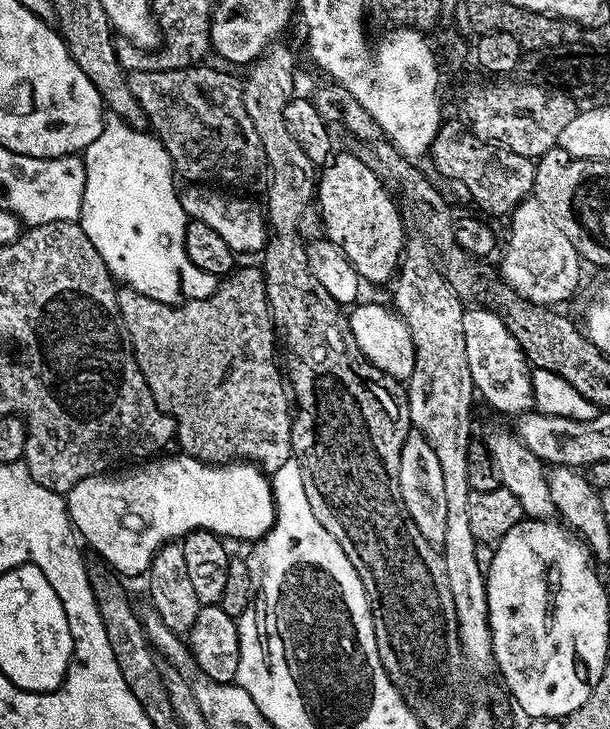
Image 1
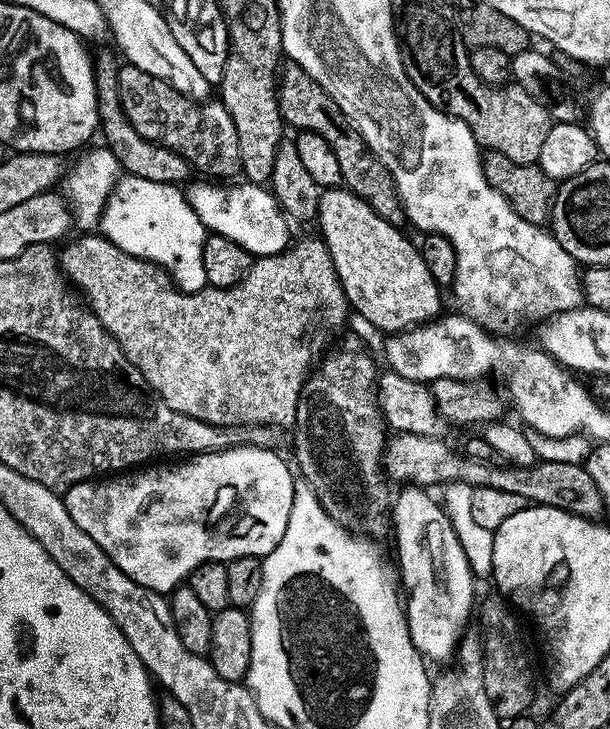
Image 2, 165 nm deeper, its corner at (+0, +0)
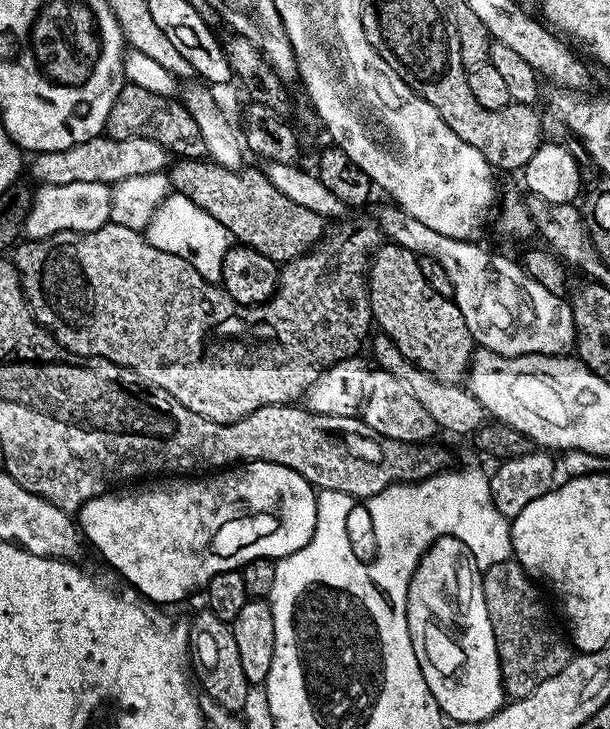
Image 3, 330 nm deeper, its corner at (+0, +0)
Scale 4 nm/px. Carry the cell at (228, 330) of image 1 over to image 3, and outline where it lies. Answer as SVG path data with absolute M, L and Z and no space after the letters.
M356 214L353 220L345 219L337 223L337 228L329 227L325 231L324 239L304 256L294 258L289 264L280 268L280 280L276 283L276 295L272 296L264 304L239 304L230 298L230 294L224 291L219 283L202 278L186 258L178 258L178 254L170 254L150 246L150 242L144 239L143 231L126 226L118 226L114 223L102 225L93 232L59 232L49 240L29 240L17 243L14 248L14 263L16 273L20 276L20 284L24 288L24 297L28 299L28 308L34 319L43 326L55 340L68 352L79 356L100 356L103 360L109 360L115 364L121 364L123 368L138 370L139 375L153 389L159 390L164 396L173 396L186 410L194 410L194 414L202 414L202 418L210 418L214 422L229 424L235 420L241 420L246 414L258 410L262 406L271 404L291 404L299 401L308 388L330 366L334 366L343 360L353 359L360 348L360 339L369 335L368 327L373 327L372 307L368 301L368 281L366 269L370 263L370 253L379 248L382 243L380 228L375 219L368 220L364 214Z

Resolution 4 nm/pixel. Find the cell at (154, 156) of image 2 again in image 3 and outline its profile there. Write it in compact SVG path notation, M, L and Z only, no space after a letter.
M180 158L167 169L166 175L172 192L190 198L210 218L218 218L233 241L258 250L258 254L266 254L278 266L311 252L324 239L326 220L286 198L259 167L234 170L208 158Z

